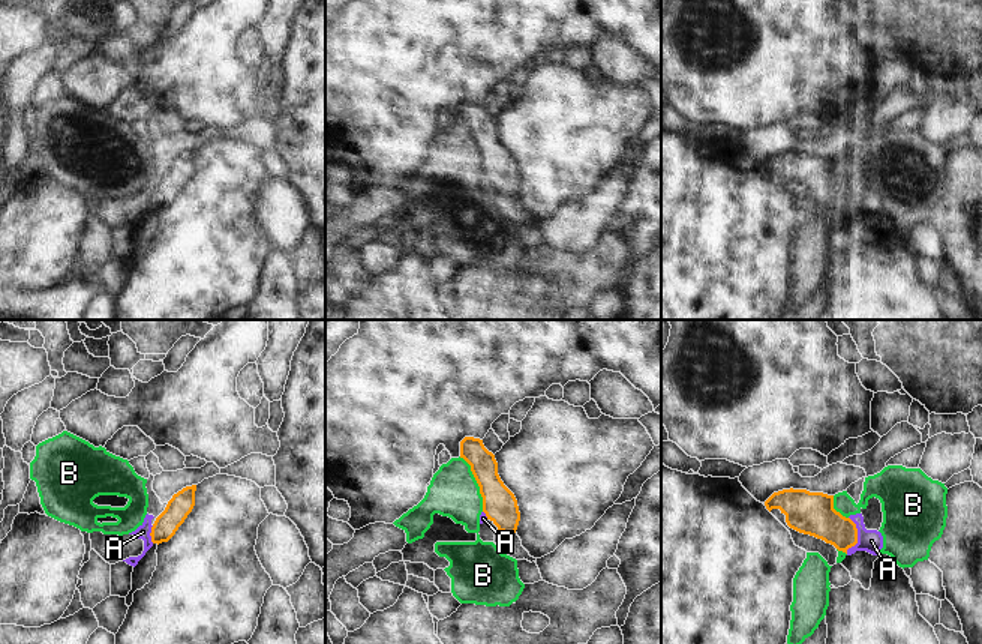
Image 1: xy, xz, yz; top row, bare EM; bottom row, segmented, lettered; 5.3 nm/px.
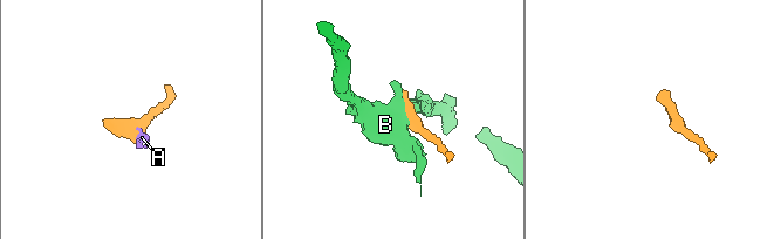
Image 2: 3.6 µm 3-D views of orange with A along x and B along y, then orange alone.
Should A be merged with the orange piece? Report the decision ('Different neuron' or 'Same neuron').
Different neuron.

